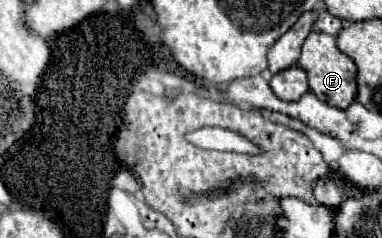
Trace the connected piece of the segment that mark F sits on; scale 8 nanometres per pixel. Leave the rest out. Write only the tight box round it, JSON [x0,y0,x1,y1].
[297,30,357,110]

